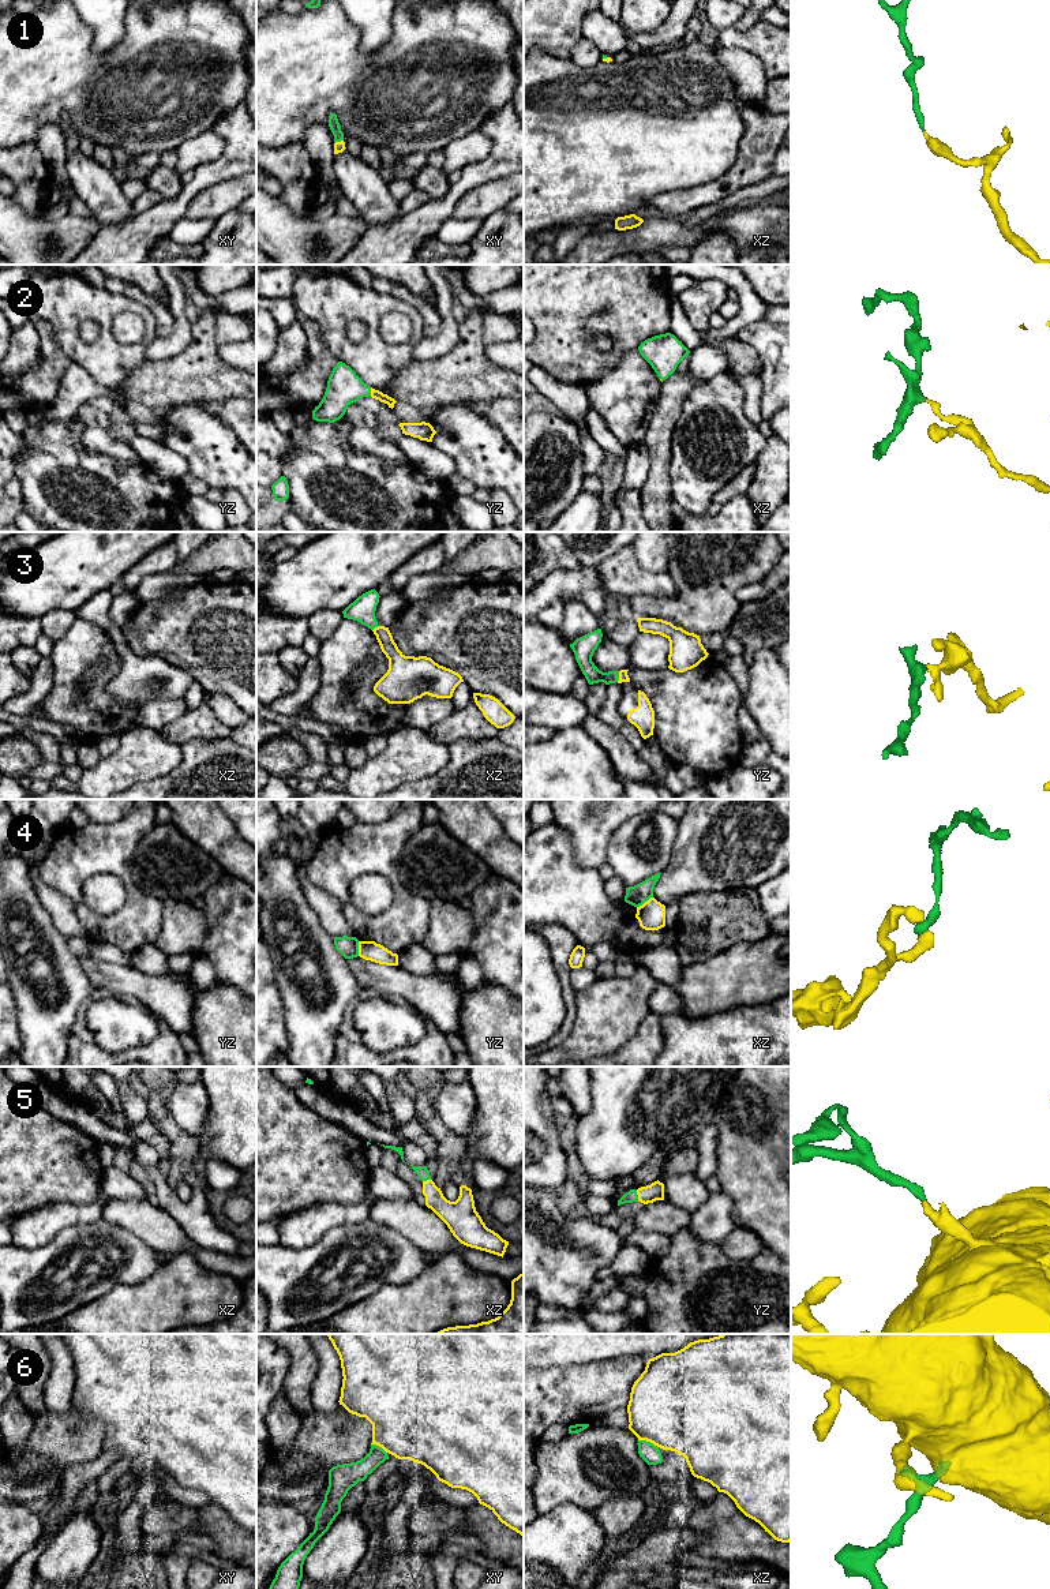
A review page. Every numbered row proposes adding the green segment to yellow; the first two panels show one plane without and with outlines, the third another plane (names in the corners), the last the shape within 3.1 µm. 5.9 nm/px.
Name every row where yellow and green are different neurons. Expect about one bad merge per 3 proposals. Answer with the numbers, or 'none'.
4

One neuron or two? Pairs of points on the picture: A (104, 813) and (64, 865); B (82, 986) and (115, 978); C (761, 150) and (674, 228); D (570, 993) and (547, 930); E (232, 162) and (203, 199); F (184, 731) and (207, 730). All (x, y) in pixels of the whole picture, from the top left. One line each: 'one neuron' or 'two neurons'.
A: two neurons
B: two neurons
C: two neurons
D: one neuron
E: two neurons
F: one neuron

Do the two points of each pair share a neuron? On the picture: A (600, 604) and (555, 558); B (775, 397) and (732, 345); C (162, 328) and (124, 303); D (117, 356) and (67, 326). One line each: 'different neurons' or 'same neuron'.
A: different neurons
B: different neurons
C: different neurons
D: same neuron

